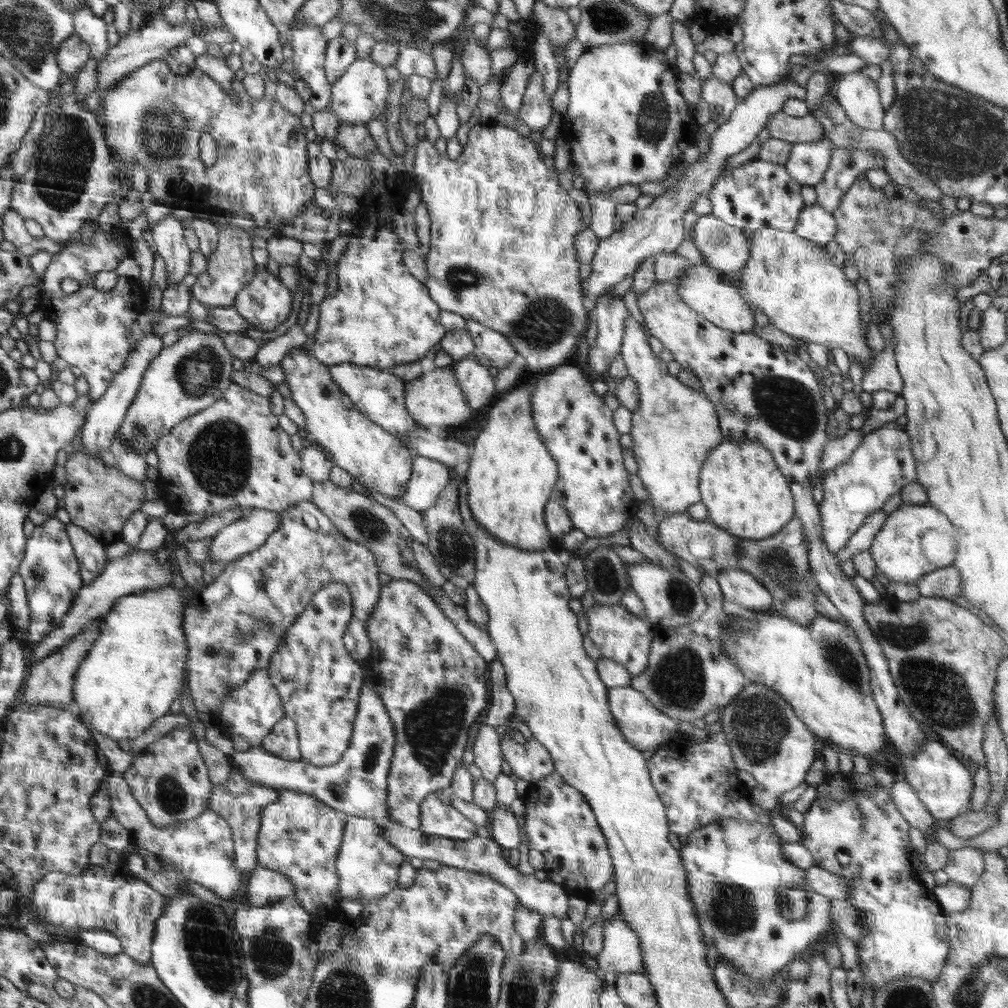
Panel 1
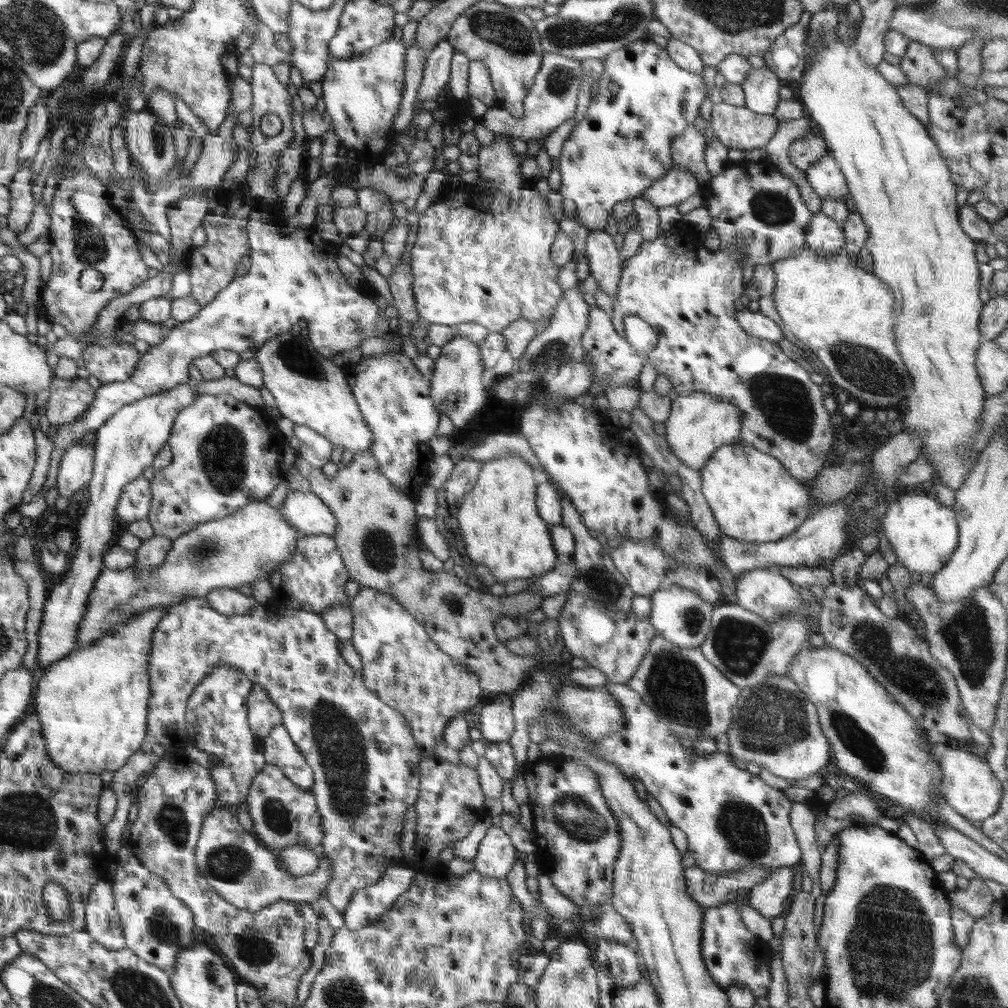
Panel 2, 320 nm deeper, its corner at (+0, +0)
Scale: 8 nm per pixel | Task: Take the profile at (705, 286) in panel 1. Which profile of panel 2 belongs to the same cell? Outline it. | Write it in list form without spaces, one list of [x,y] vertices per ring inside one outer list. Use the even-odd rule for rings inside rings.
[[[748,308],[737,310],[734,318],[736,318],[738,326],[752,336],[764,341],[770,340],[773,344],[784,339],[784,334],[782,334],[778,324],[774,320],[770,320],[768,316],[761,314],[759,310],[750,311]]]

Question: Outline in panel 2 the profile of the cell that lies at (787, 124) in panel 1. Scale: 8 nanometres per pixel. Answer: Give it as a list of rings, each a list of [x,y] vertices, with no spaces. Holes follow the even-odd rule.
[[[714,101],[709,124],[726,148],[752,150],[765,147],[780,122],[773,114],[756,114],[745,106]]]

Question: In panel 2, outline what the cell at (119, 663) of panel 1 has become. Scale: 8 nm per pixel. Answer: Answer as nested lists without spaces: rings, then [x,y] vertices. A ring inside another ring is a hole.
[[[154,607],[152,610],[140,613],[136,617],[127,621],[119,630],[115,630],[112,634],[102,637],[96,640],[94,644],[89,647],[76,648],[70,655],[65,658],[57,660],[56,663],[43,671],[37,676],[36,690],[34,696],[32,696],[31,712],[35,712],[35,715],[41,721],[42,737],[46,738],[46,753],[50,754],[54,765],[58,765],[58,768],[62,771],[70,773],[80,773],[84,775],[86,773],[100,775],[104,771],[116,772],[121,767],[126,765],[128,758],[138,751],[138,748],[142,745],[144,737],[146,737],[147,727],[147,714],[148,714],[148,698],[151,697],[150,681],[148,678],[148,653],[151,653],[151,634],[156,628],[160,619],[162,619],[167,613],[166,607]]]

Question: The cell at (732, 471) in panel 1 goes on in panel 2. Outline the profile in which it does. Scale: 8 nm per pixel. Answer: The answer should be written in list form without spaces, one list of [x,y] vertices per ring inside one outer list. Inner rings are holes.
[[[744,442],[717,448],[699,470],[701,491],[722,535],[748,543],[774,543],[794,532],[812,514],[809,490],[773,456]]]

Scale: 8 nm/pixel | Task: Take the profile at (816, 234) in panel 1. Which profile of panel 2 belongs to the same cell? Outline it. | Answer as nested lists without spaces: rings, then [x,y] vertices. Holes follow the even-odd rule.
[[[822,211],[813,213],[806,227],[807,247],[822,258],[831,258],[841,252],[845,236],[840,224]]]

